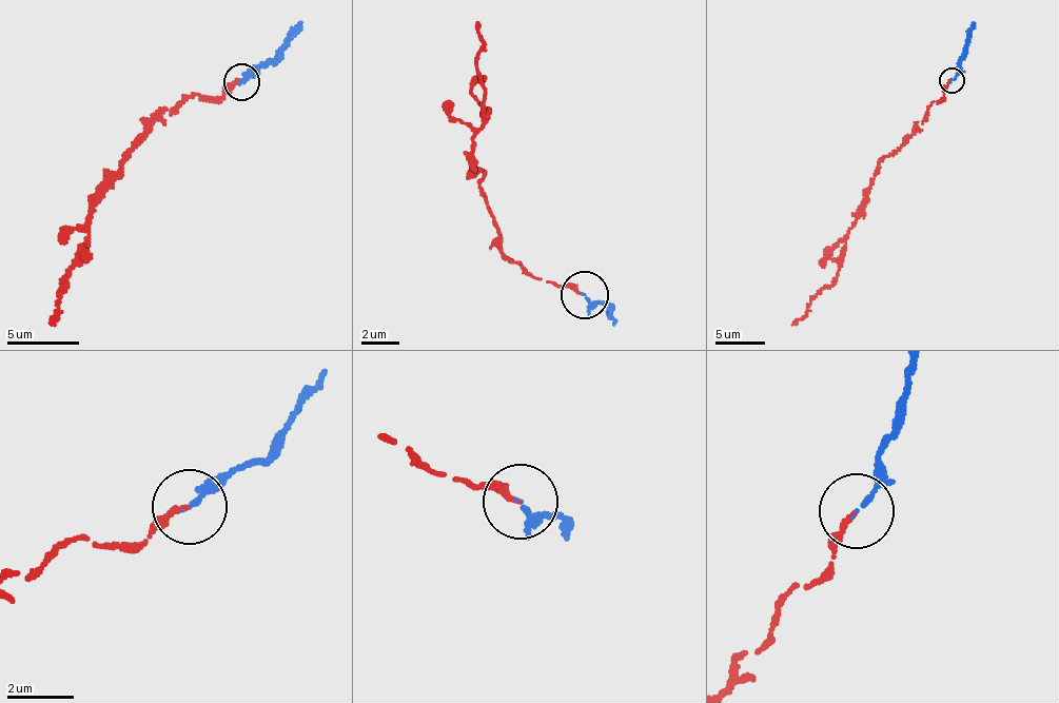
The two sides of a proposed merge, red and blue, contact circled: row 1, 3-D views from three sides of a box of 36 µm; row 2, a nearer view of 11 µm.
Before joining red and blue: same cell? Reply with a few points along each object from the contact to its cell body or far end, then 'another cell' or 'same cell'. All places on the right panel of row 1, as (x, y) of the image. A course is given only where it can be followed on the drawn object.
red runs (952, 79), (945, 98), (879, 163), (845, 235), (837, 280), (792, 325); blue runs (952, 79), (975, 22); same cell

